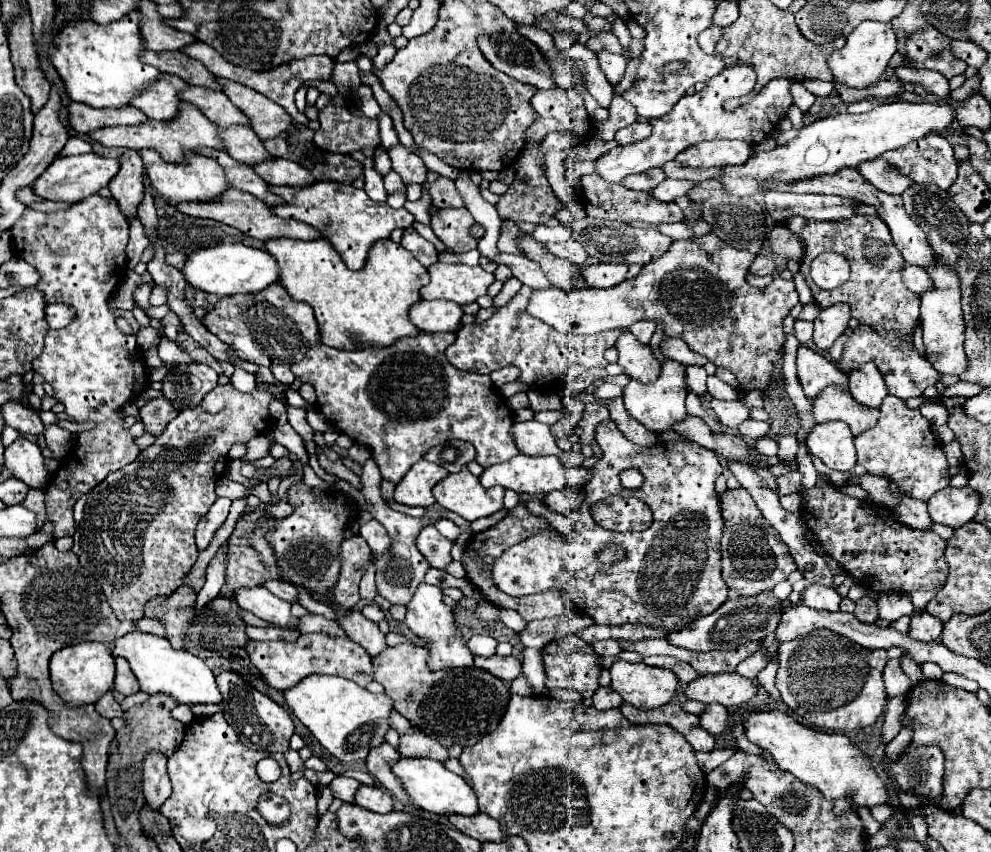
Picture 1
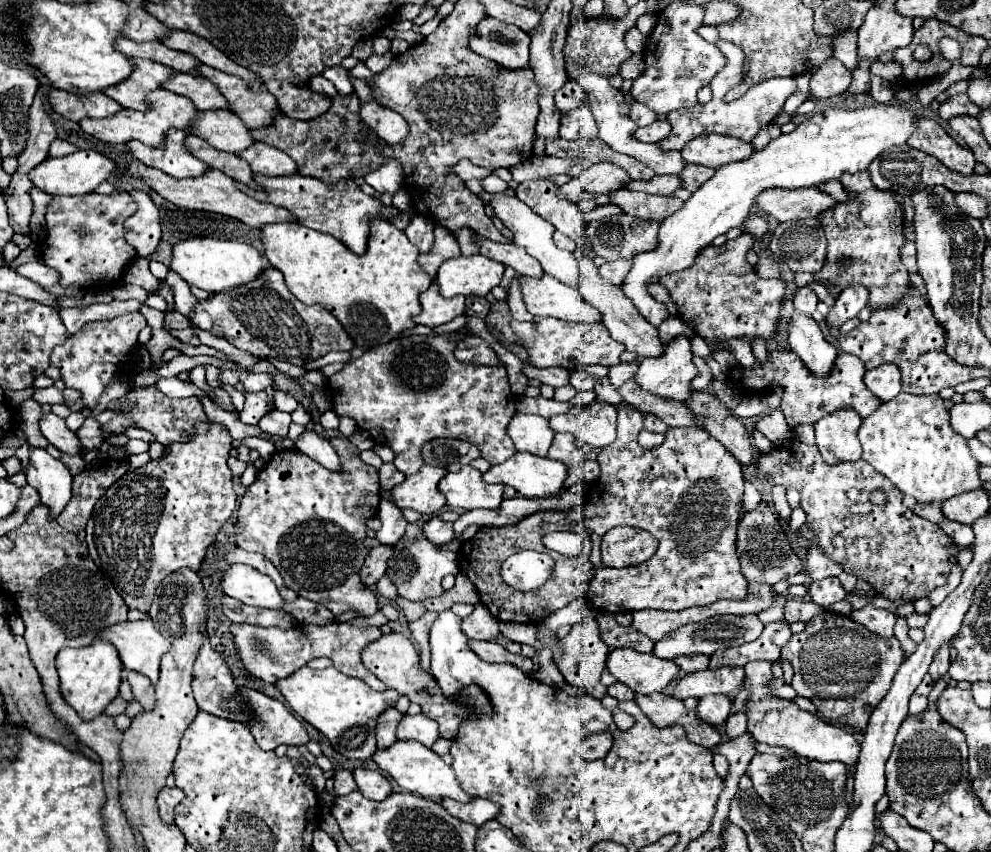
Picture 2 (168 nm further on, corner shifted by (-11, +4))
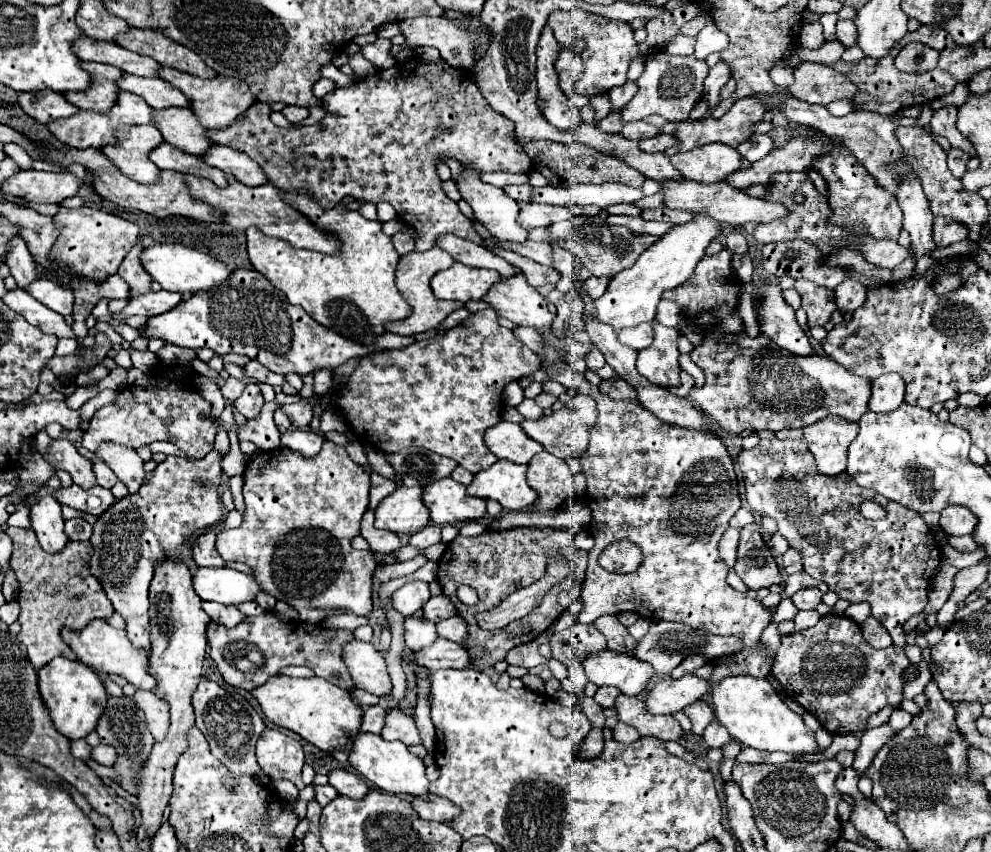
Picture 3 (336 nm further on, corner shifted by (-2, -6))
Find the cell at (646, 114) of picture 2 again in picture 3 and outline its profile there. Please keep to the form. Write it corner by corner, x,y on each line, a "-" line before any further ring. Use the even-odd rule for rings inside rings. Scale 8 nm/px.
628,121
628,123
624,123
624,127
622,127
622,137
632,139
632,141
640,141
640,139
644,139
644,137
654,137
654,135
658,135
658,133
660,133
660,129
648,125
648,123
644,123
644,121

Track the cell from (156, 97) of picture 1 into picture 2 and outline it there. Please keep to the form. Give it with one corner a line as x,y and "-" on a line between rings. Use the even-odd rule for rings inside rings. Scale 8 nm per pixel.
129,59
133,63
133,75
125,79
125,83
119,83
117,87
109,87
109,91
103,91
113,101
121,103
125,109
137,109
143,111
147,107
147,93
157,89
163,81
167,81
175,71
147,61
147,59

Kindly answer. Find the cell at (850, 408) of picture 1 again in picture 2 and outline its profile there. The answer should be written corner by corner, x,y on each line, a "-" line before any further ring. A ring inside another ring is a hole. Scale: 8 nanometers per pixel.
777,349
777,351
767,351
767,361
763,365
755,361
753,369
743,369
743,367
731,369
729,381
735,383
739,389
751,389
751,391
757,391
757,385
763,385
763,389
781,385
783,389
781,409
785,413
789,427
797,427
801,423
817,423
821,417
837,409
855,409
863,419
871,415
881,405
881,401
865,387
863,383
865,371
867,369
861,363
861,359
849,353
839,353
837,369
833,369
833,375
817,377
799,361
797,353
789,349
783,349
783,351

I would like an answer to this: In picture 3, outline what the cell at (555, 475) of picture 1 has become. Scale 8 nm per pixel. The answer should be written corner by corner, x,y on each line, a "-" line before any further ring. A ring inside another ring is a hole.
498,459
486,471
474,475
474,481
466,487
472,497
494,499
504,509
520,511
536,503
538,493
526,481
526,465
516,465

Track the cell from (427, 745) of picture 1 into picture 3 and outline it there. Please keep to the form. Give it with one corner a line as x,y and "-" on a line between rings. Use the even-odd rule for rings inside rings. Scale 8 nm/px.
398,707
396,709
390,709
386,713
386,725
380,733
386,741
402,741
404,745
420,745
422,739
420,739
420,731
414,723
414,717
402,713

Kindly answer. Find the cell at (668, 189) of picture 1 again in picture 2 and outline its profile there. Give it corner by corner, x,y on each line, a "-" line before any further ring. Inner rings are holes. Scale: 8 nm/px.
655,175
649,181
629,181
629,183
625,183
625,189
645,191
645,193
653,193
653,195
671,195
679,187
681,187
681,179
677,175

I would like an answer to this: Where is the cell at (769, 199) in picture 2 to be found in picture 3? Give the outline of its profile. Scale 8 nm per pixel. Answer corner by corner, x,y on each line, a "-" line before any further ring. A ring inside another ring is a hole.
672,181
672,183
664,185
664,195
666,195
666,207
688,211
688,213
708,213
710,217
714,217
716,221
726,223
726,225
744,225
746,221
770,223
770,221
782,219
790,213
786,209
786,205
782,205
778,201
756,199
744,191
728,189
728,185
724,185
724,183
704,185
704,183
696,183
696,181
682,181
682,183

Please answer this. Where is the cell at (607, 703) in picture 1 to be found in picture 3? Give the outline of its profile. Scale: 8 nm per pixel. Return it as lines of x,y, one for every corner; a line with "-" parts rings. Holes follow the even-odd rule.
600,687
598,693
594,695
594,699
596,699
604,709
612,709
618,695
620,695
620,691
618,691
616,687

